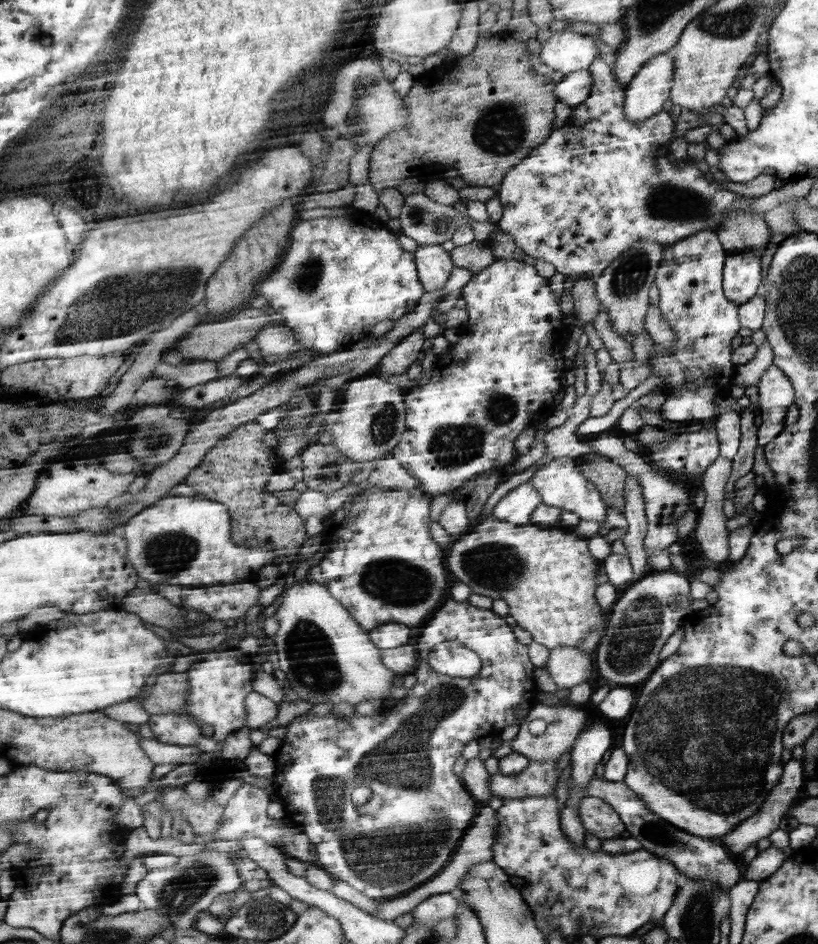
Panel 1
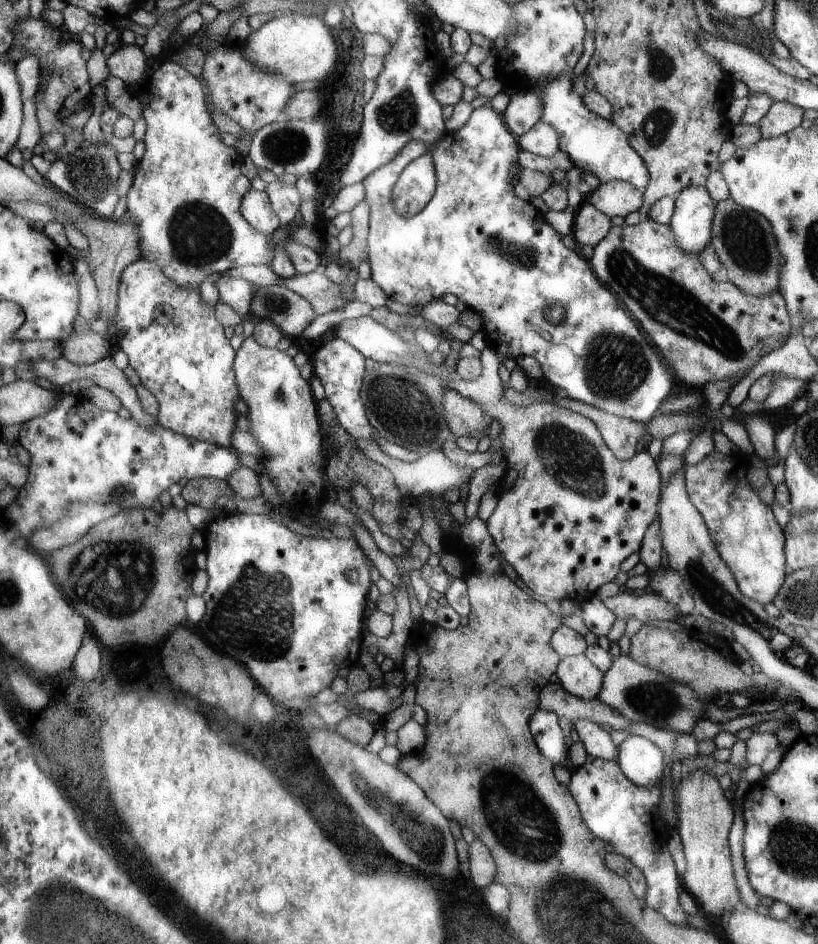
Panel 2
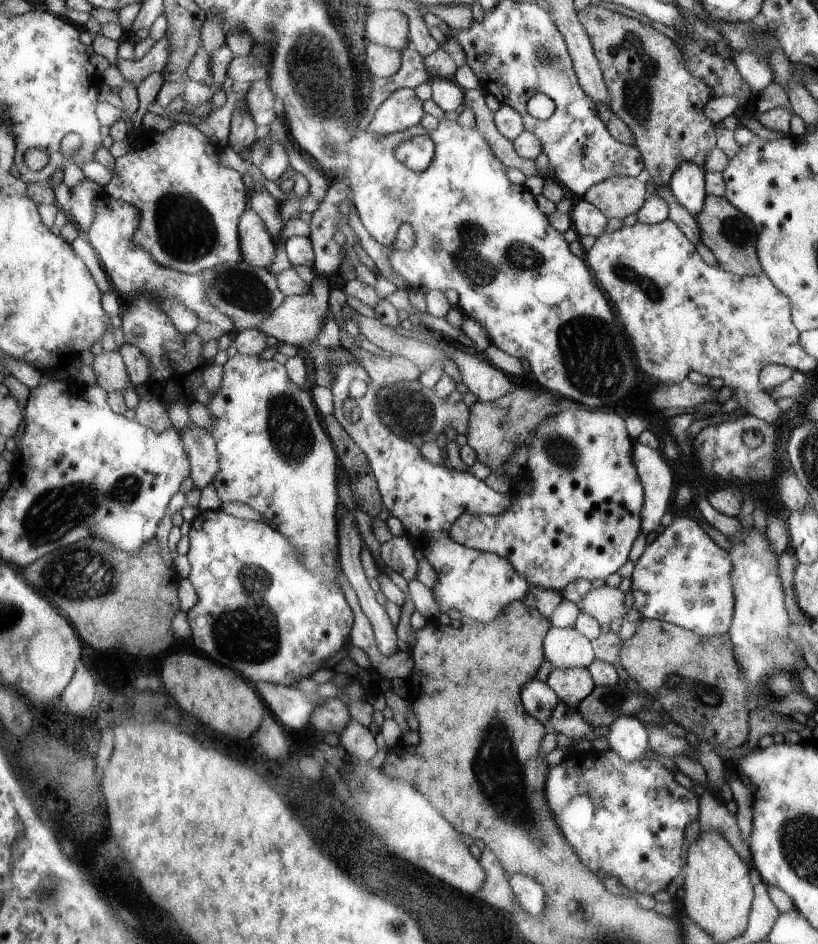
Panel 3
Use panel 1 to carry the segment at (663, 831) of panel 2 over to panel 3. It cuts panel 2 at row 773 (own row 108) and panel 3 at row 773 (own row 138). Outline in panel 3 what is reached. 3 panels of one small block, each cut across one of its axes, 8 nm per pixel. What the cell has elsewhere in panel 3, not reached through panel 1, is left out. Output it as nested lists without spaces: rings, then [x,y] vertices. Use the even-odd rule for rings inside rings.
[[[611,748],[586,754],[574,750],[559,764],[549,765],[545,797],[565,839],[592,872],[602,870],[607,876],[618,877],[627,889],[652,896],[664,890],[683,868],[684,830],[701,812],[696,794],[680,786],[661,762],[630,762]]]

